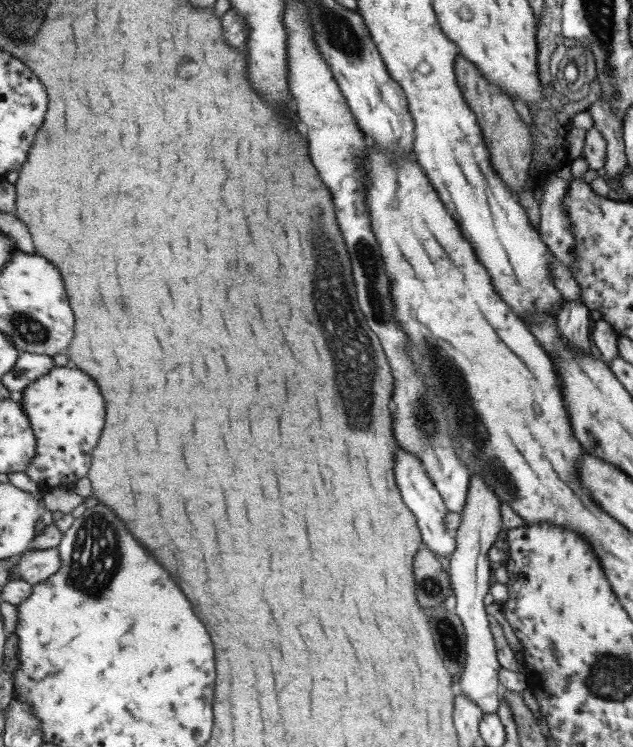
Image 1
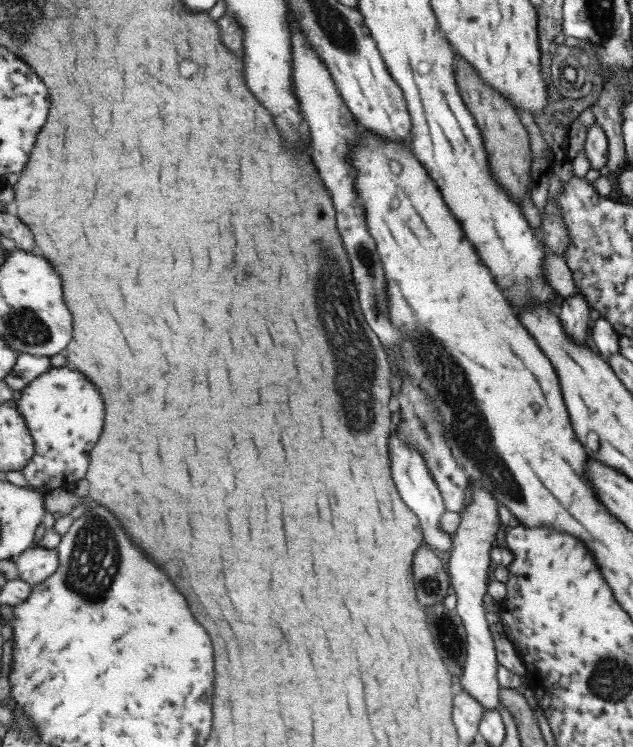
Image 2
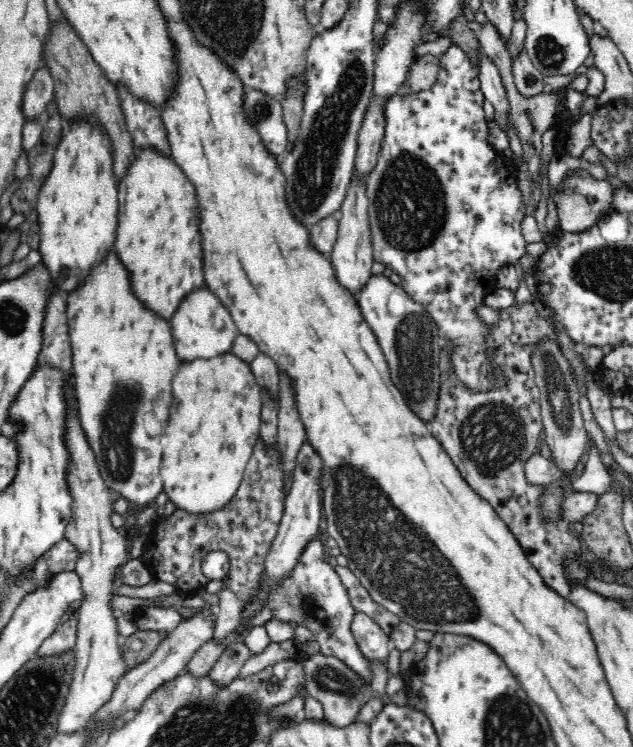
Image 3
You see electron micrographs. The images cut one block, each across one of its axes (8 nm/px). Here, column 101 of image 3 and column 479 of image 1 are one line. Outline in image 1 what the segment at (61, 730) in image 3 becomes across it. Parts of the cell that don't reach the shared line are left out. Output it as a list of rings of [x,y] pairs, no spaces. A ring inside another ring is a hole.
[[[481,475],[471,477],[470,491],[468,494],[465,510],[461,513],[461,523],[457,528],[457,550],[450,557],[448,572],[452,580],[452,589],[456,597],[456,613],[463,621],[465,634],[467,634],[467,660],[463,674],[459,677],[460,681],[456,685],[457,694],[463,694],[469,698],[476,706],[482,708],[484,715],[498,713],[500,707],[502,685],[499,676],[501,676],[502,664],[498,659],[497,641],[494,639],[494,632],[491,628],[490,615],[487,614],[487,602],[489,601],[489,590],[493,583],[495,565],[490,560],[490,550],[495,546],[499,532],[503,530],[503,516],[501,516],[502,500],[495,489],[490,488]]]

